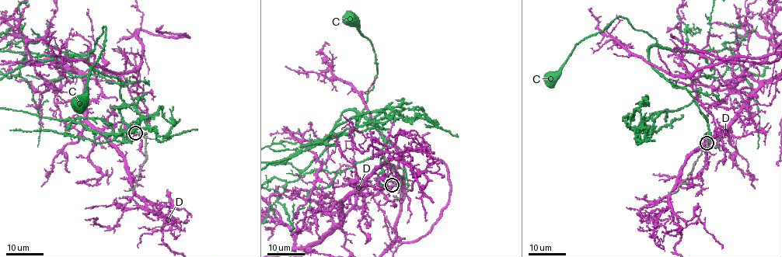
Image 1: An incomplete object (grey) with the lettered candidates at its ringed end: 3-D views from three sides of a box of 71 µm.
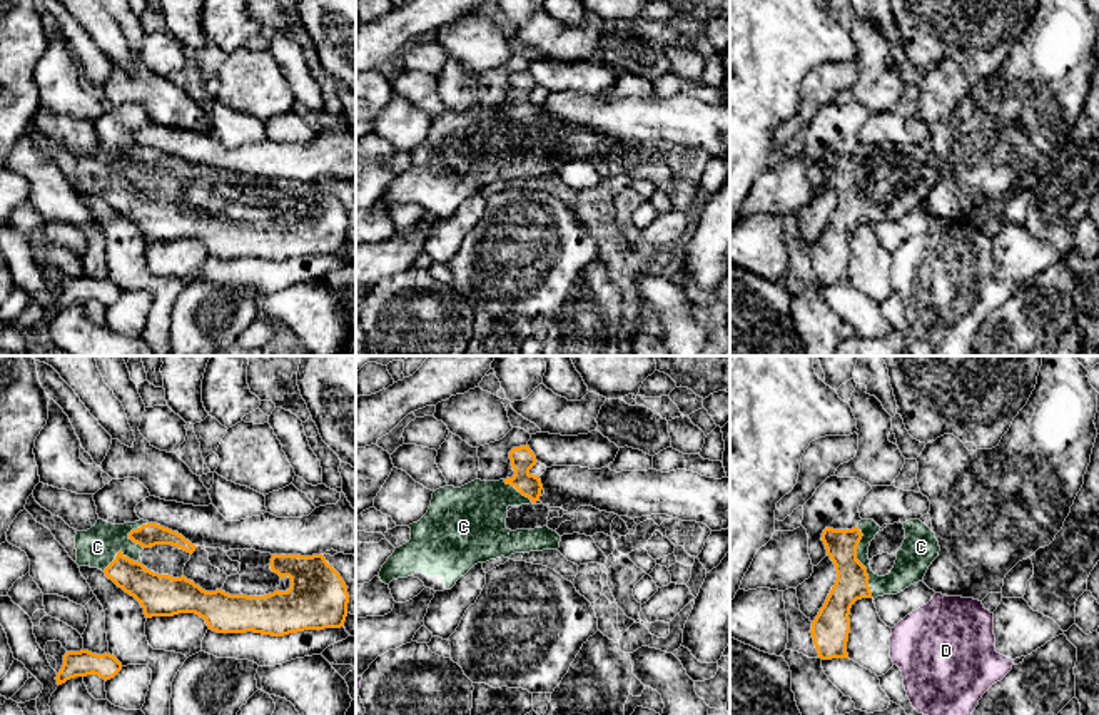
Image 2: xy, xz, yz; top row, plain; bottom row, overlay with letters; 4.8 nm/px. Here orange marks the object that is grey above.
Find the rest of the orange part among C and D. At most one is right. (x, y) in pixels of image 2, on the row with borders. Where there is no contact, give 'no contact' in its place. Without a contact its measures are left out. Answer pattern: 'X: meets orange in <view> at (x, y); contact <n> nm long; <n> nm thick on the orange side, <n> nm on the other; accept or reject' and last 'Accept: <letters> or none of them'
C: meets orange in yz at (859, 562); contact 360 nm long; 160 nm thick on the orange side, 160 nm on the other; accept
D: no contact; reject
Accept: C

